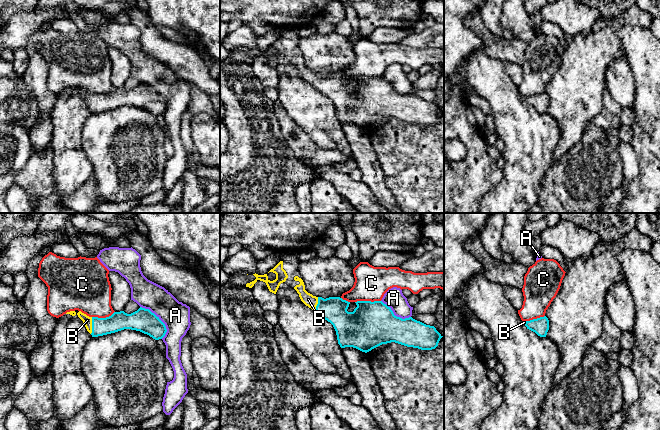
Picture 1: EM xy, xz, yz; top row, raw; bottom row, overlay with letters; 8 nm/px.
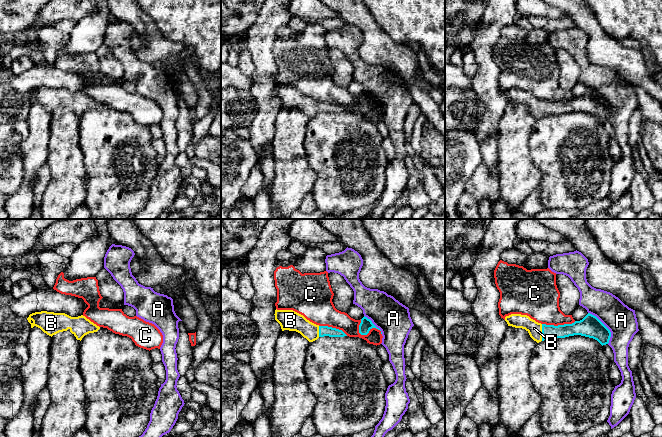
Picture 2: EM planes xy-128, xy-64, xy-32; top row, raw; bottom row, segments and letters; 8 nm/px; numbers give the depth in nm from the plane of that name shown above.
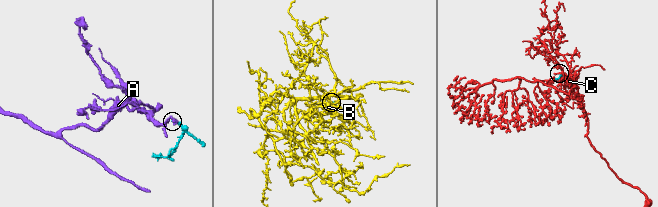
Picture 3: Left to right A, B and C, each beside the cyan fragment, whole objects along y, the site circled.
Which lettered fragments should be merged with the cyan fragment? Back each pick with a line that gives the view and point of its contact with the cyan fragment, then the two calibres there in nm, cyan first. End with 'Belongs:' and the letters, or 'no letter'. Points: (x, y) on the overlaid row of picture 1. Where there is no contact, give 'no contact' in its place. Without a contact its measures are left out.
B: meets cyan in xy at (92, 325); 150 nm thick on the cyan side, 70 nm on the other
Belongs: B

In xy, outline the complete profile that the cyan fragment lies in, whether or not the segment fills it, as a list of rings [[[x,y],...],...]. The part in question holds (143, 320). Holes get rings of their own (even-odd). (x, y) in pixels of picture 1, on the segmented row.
[[[140,307],[137,311],[127,314],[124,311],[114,312],[106,318],[89,317],[79,311],[78,317],[83,321],[92,337],[115,333],[124,329],[140,331],[155,340],[162,339],[166,332],[165,324],[149,309]]]

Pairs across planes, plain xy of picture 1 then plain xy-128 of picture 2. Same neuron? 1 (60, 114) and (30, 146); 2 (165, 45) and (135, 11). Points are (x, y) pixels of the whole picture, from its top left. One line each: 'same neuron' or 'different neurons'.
1: different neurons
2: same neuron

